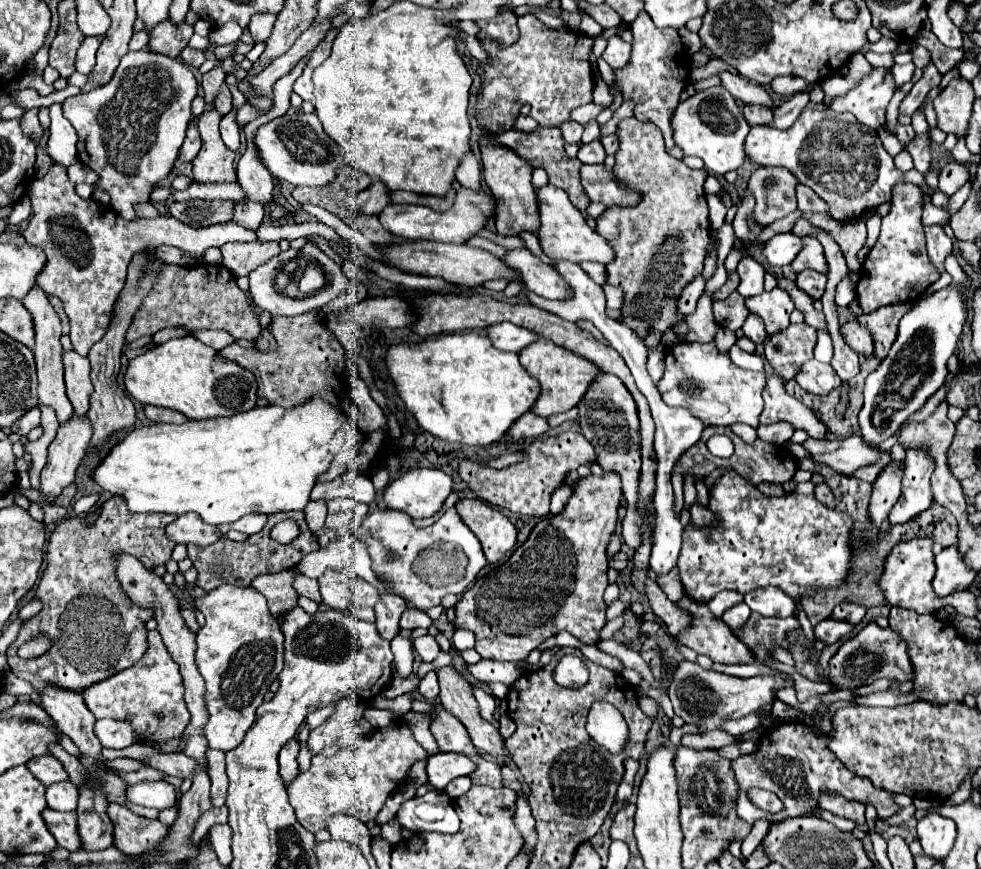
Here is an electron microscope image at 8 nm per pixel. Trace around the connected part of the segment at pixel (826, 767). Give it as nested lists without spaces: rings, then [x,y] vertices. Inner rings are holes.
[[[781,722],[775,730],[767,732],[761,738],[759,748],[753,754],[741,754],[731,762],[735,772],[735,780],[739,784],[737,798],[737,814],[747,824],[755,824],[755,820],[785,820],[789,816],[815,816],[819,810],[821,794],[839,794],[847,800],[857,800],[861,804],[873,804],[879,818],[889,818],[897,812],[897,804],[891,800],[891,792],[877,790],[869,778],[857,776],[851,772],[839,758],[829,750],[829,734],[825,734],[819,726],[807,726],[803,722]],[[749,788],[771,790],[781,796],[785,810],[779,814],[763,814],[757,810],[749,798]]]

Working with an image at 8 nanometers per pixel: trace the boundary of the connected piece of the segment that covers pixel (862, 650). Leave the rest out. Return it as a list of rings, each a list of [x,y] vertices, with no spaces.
[[[875,622],[867,624],[857,636],[843,642],[839,652],[829,662],[831,672],[829,680],[837,688],[855,688],[861,684],[871,684],[879,678],[895,678],[895,680],[911,680],[911,664],[907,664],[907,648],[891,636],[891,628],[881,630]]]

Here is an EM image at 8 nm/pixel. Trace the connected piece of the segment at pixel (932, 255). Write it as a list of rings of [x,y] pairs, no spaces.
[[[933,224],[933,226],[925,226],[925,238],[927,238],[927,252],[929,252],[929,260],[939,268],[939,272],[943,272],[943,260],[947,254],[953,252],[953,242],[951,238],[945,234],[941,224]]]

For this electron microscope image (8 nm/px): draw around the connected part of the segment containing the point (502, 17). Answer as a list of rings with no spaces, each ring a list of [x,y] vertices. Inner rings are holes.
[[[501,10],[495,18],[489,20],[475,20],[479,26],[477,38],[479,40],[493,40],[501,46],[511,46],[519,40],[519,28],[517,28],[517,16],[513,12]]]

